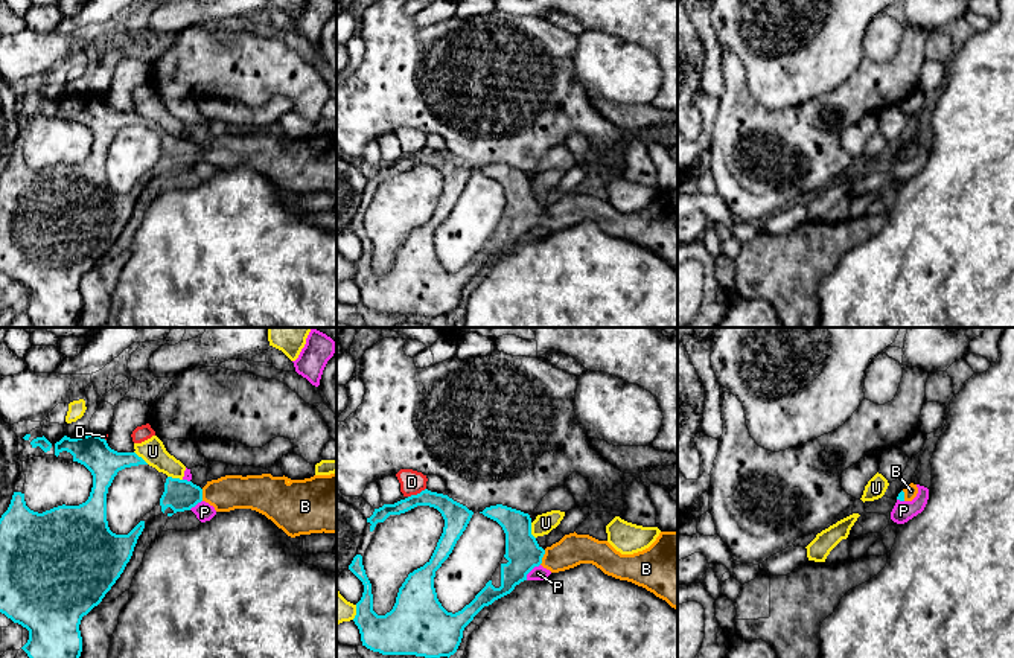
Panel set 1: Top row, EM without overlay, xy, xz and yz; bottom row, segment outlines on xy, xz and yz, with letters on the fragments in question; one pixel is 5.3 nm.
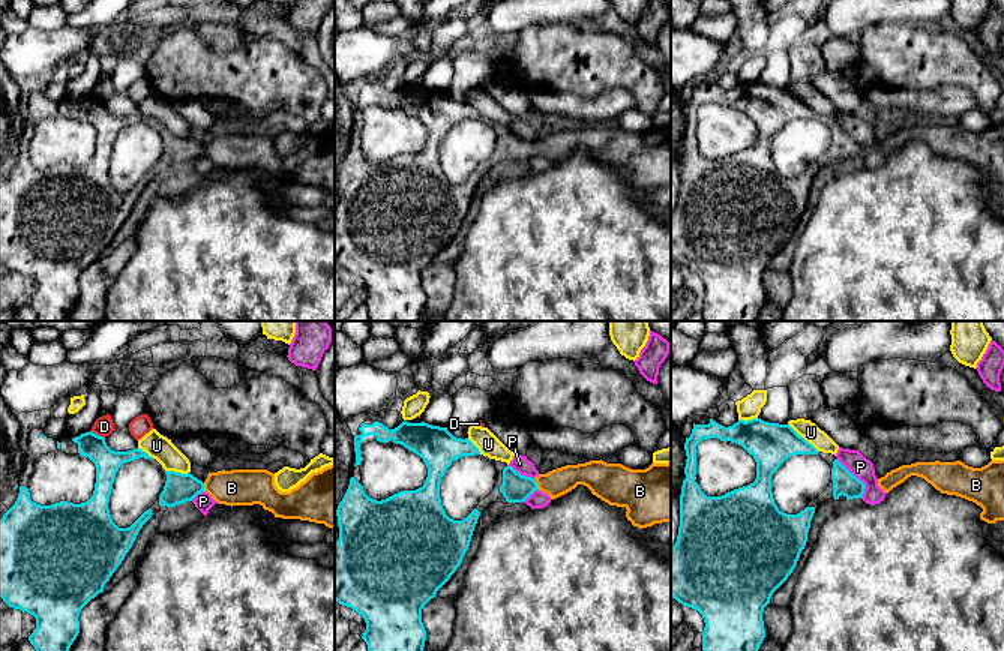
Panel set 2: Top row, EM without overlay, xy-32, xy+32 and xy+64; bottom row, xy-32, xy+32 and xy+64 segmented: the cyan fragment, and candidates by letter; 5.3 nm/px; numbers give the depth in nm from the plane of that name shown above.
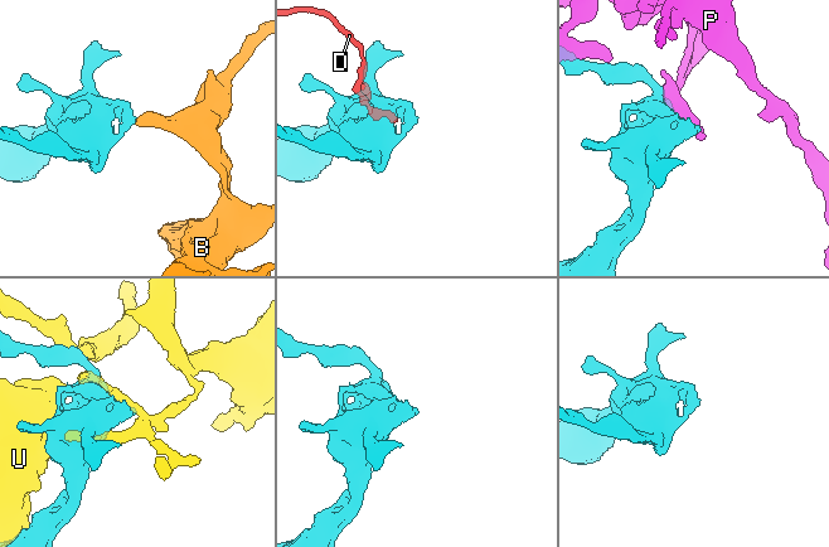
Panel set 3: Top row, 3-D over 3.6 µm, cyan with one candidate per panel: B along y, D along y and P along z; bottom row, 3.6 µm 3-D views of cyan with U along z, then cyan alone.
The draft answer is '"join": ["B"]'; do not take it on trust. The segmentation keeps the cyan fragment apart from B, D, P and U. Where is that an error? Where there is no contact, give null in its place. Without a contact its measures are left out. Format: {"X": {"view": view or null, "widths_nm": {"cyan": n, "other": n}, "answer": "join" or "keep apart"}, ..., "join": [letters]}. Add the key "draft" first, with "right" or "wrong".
{"draft": "right", "B": {"view": "xz", "widths_nm": {"cyan": 190, "other": 170}, "answer": "join"}, "D": {"view": "xz", "widths_nm": {"cyan": 140, "other": 130}, "answer": "keep apart"}, "P": {"view": "xz", "widths_nm": {"cyan": 190, "other": 80}, "answer": "keep apart"}, "U": {"view": "xz", "widths_nm": {"cyan": 190, "other": 100}, "answer": "keep apart"}, "join": ["B"]}

